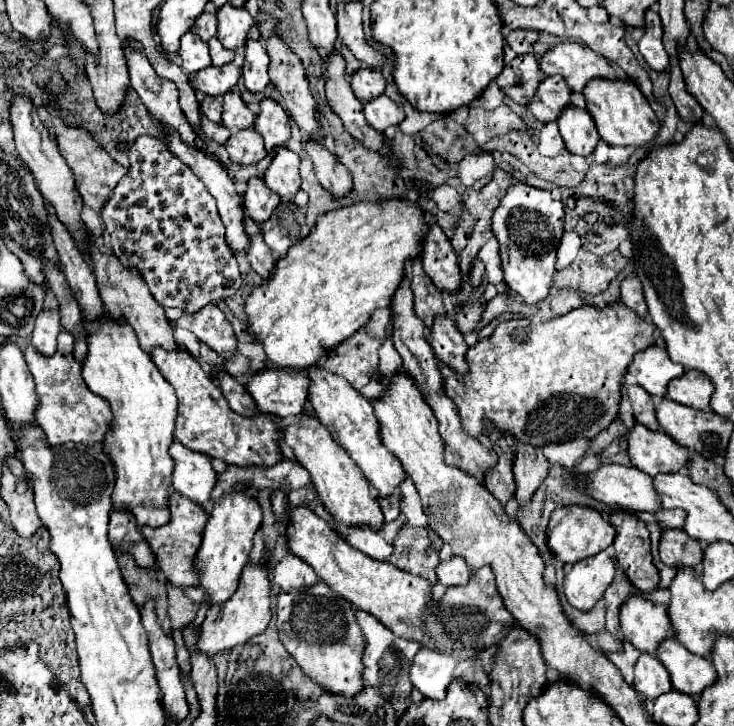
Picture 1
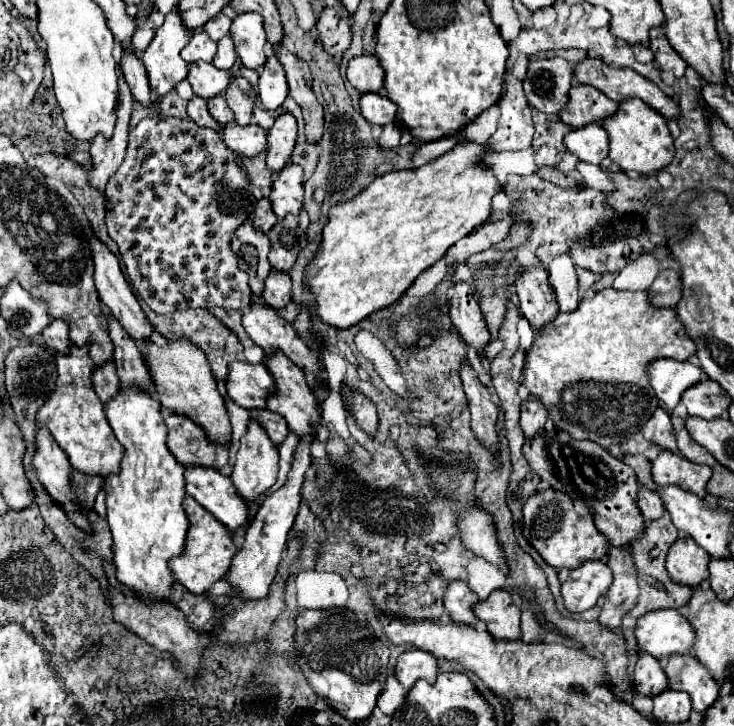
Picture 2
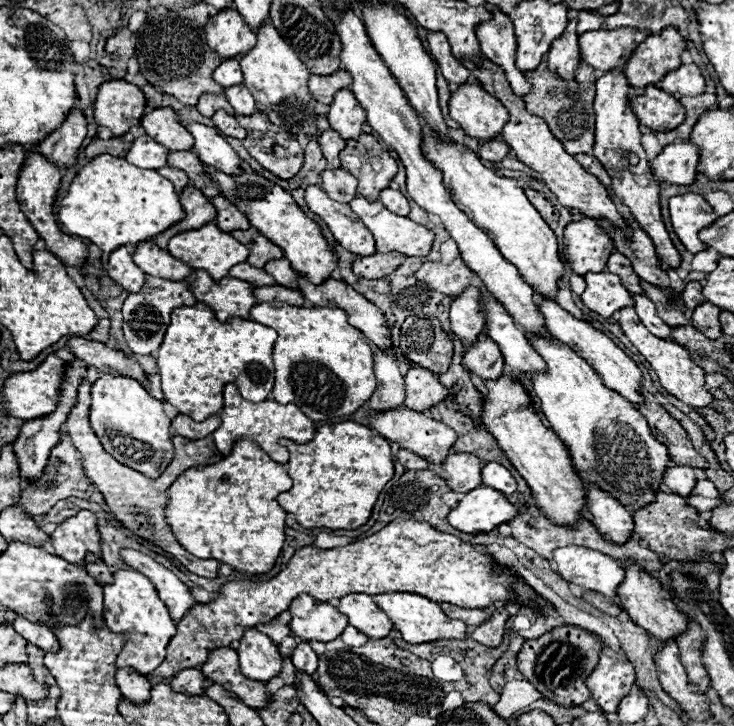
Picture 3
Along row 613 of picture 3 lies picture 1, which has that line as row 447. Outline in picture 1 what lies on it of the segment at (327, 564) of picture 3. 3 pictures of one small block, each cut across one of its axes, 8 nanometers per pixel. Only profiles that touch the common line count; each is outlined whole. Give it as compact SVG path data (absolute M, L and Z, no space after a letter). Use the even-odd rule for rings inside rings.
M152 348L150 356L154 364L160 368L162 376L174 386L178 396L178 418L174 430L176 440L180 440L184 446L196 452L220 458L226 464L236 464L236 466L268 468L284 460L284 452L280 446L282 428L276 424L276 416L272 414L242 416L234 412L224 400L214 380L202 370L198 360L192 354L188 354L184 348L178 350Z

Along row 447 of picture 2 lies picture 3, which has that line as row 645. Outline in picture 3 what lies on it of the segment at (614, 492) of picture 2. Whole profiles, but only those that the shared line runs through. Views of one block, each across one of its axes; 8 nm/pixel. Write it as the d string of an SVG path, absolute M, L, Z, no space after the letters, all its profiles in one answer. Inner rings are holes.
M560 626L544 636L536 638L536 642L526 642L518 654L518 670L524 674L528 682L548 700L558 706L578 706L590 698L588 688L584 686L584 678L596 668L596 658L600 654L602 642L580 628Z

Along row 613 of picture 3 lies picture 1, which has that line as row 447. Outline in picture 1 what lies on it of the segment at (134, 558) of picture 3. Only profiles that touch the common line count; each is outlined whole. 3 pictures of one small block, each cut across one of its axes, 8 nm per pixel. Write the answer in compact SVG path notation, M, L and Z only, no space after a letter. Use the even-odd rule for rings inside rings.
M178 440L172 442L170 456L174 460L172 486L176 492L198 504L206 504L216 484L216 472L210 458L186 448L184 444L178 444Z

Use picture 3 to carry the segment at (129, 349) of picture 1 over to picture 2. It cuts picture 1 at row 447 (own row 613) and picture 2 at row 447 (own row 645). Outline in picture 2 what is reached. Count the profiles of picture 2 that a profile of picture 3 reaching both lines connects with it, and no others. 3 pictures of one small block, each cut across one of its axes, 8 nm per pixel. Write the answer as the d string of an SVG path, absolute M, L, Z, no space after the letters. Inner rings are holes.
M120 386L118 394L104 406L106 418L114 430L114 436L124 446L124 458L120 462L118 474L108 474L104 478L106 490L106 508L108 508L108 524L114 538L114 566L116 576L122 584L140 592L142 598L150 600L168 600L170 586L174 576L168 568L168 560L178 556L184 550L184 538L188 530L188 518L182 508L184 492L184 466L172 456L166 446L168 428L160 414L160 402L146 394L140 386Z

